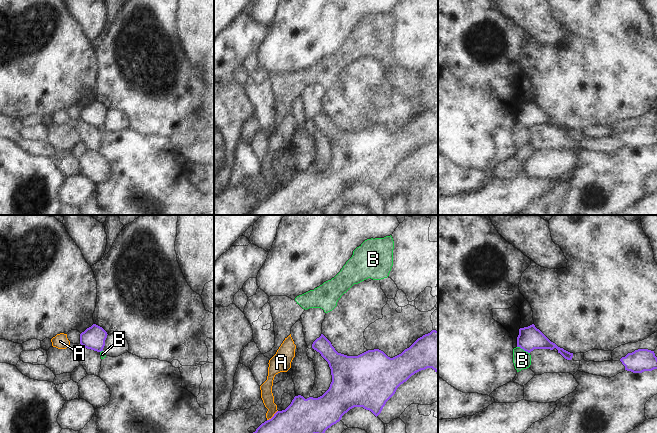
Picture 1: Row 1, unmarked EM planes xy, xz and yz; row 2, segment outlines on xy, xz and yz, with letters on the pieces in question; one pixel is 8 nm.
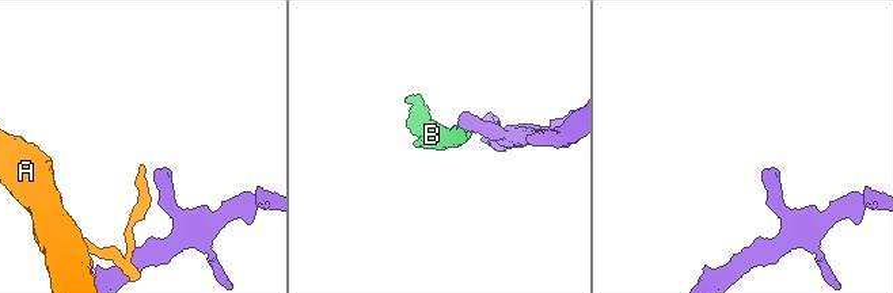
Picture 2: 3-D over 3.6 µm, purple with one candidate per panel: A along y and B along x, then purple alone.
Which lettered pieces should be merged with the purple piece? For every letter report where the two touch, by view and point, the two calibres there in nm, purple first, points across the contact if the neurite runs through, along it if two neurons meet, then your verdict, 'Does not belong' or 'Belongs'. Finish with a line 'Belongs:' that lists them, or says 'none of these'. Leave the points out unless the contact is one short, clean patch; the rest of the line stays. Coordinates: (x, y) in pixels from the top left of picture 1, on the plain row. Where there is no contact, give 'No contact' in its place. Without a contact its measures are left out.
A: Touches purple at xz (273, 192). Thickness 320 nm (purple) against 100 nm. Boundary: xz (277, 186), (267, 196). Does not belong
B: Touches purple at yz (523, 125). Thickness 190 nm (purple) against 140 nm. Boundary: yz (517, 122), (529, 129). Does not belong
Belongs: none of these

